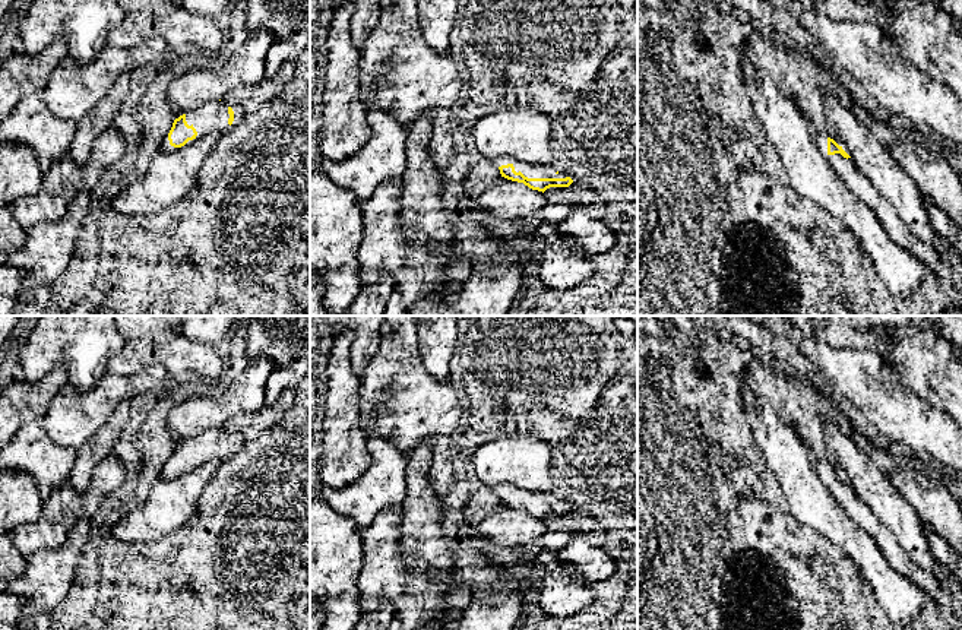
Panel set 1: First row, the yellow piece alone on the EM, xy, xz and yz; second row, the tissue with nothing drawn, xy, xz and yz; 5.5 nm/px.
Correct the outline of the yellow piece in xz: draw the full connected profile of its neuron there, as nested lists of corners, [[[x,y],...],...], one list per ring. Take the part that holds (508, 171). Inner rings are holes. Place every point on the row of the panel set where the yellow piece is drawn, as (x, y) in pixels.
[[[509,155],[497,156],[494,164],[501,177],[542,193],[550,187],[569,187],[573,183],[564,171],[553,165],[534,165]]]

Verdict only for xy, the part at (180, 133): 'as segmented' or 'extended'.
extended

